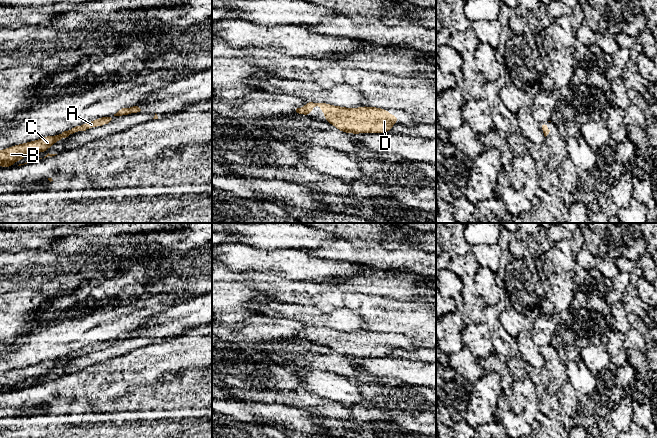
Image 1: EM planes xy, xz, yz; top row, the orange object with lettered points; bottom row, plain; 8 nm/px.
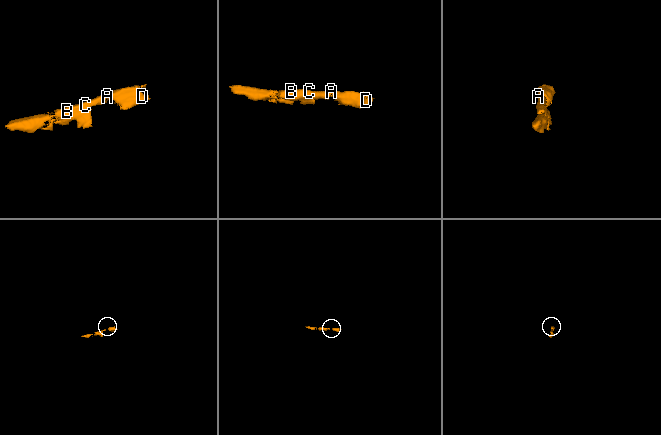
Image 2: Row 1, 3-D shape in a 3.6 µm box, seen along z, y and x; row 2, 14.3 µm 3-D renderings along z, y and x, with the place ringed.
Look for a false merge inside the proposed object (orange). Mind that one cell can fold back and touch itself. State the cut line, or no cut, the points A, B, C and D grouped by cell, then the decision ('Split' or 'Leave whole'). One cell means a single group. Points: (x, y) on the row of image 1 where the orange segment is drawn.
No split. Groups: A B C D. Leave whole

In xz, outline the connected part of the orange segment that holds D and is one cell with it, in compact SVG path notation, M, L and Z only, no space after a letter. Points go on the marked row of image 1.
M309 102L297 108L296 112L310 116L316 106L325 113L325 122L334 125L339 131L345 133L388 133L391 127L399 122L396 115L388 113L387 109L362 106L359 108L345 108L326 103Z

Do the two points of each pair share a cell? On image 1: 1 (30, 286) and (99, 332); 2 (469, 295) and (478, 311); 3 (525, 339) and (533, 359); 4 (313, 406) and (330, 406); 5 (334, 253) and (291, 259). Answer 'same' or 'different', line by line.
1: different
2: same
3: same
4: same
5: different

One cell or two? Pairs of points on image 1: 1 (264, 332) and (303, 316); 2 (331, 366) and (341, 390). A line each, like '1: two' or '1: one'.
1: two
2: two

